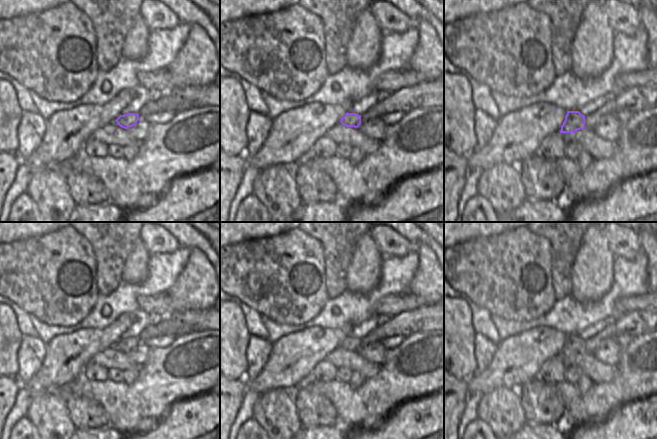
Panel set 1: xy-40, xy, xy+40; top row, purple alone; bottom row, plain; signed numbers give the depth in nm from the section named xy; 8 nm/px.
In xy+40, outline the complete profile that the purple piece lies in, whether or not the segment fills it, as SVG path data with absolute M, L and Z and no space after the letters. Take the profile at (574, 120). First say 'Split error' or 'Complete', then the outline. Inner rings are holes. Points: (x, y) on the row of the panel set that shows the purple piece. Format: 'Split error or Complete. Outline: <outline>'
Complete. Outline: M567 111L560 133L574 133L585 129L585 116L579 111Z

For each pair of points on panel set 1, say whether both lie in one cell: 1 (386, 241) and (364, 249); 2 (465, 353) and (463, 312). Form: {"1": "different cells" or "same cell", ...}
{"1": "different cells", "2": "same cell"}

